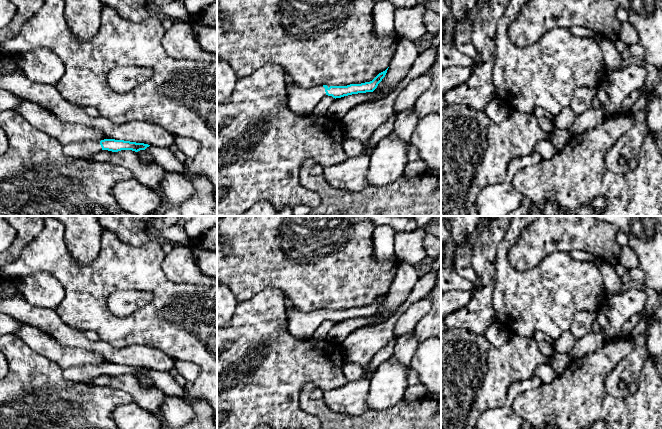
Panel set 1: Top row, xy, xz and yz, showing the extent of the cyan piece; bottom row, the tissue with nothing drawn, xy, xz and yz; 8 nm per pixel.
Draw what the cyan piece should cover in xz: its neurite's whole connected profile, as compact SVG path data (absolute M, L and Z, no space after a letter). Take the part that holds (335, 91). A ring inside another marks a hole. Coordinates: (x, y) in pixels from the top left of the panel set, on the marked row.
M388 68L379 73L372 81L361 84L350 84L347 86L316 86L311 88L300 88L293 84L291 76L285 70L286 93L289 108L297 114L311 114L320 100L328 95L333 98L373 92L387 73Z

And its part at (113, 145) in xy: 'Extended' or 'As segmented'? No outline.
Extended

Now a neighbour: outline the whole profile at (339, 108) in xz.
M400 37L387 73L377 88L373 92L358 93L336 98L328 109L326 116L333 117L340 121L354 106L369 100L383 98L385 95L382 90L396 87L396 85L407 76L410 67L414 64L421 50L421 44Z

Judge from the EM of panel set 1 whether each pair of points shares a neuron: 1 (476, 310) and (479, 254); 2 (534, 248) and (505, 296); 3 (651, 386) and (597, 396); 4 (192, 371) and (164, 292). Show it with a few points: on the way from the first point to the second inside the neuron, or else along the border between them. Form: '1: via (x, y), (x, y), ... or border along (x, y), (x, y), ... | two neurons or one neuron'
1: via (482, 296), (486, 288), (485, 268) | one neuron
2: border along (506, 254), (521, 271), (541, 259) | two neurons
3: via (638, 399), (633, 404), (610, 404) | one neuron
4: border along (174, 359), (195, 363), (199, 367), (196, 380) | two neurons

